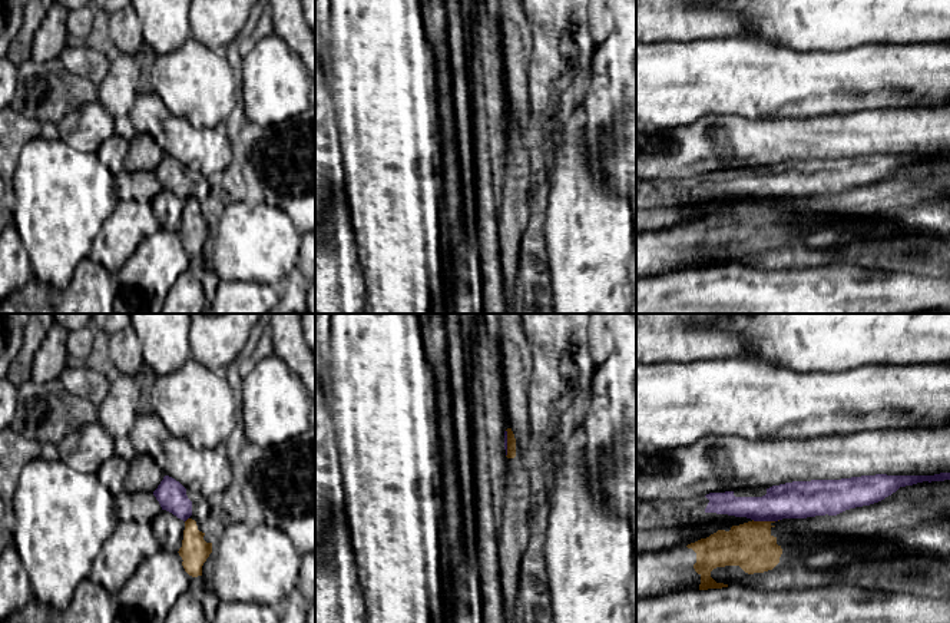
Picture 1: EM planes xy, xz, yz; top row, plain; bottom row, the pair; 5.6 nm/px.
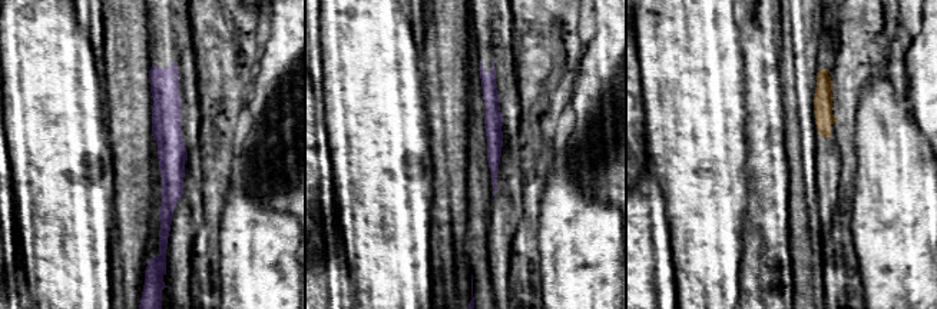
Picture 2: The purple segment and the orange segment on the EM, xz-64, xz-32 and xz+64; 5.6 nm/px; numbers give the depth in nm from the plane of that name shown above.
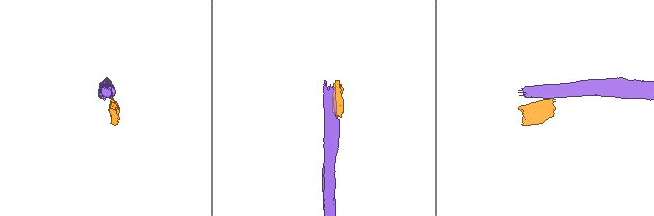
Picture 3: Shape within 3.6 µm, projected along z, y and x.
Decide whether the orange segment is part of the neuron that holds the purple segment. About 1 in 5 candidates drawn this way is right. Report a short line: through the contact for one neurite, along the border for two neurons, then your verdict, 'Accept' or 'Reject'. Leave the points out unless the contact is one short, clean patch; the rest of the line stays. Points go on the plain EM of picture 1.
Line: yz (752, 198), (774, 201). Reject

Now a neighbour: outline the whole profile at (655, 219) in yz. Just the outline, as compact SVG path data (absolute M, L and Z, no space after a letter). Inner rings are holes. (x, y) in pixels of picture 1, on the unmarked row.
M724 202L721 206L715 208L712 212L706 212L708 205L704 206L676 206L676 208L653 208L653 209L636 209L636 233L643 232L659 232L666 229L683 228L691 222L695 222L701 218L706 218L718 209L731 208L734 203Z

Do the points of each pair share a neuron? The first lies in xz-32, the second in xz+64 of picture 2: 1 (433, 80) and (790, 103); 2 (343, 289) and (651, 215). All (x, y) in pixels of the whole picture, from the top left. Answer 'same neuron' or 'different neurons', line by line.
1: different neurons
2: same neuron

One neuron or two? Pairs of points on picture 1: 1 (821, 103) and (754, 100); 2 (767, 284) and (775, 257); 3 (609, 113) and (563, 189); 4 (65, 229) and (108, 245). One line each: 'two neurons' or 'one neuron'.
1: one neuron
2: two neurons
3: two neurons
4: two neurons

